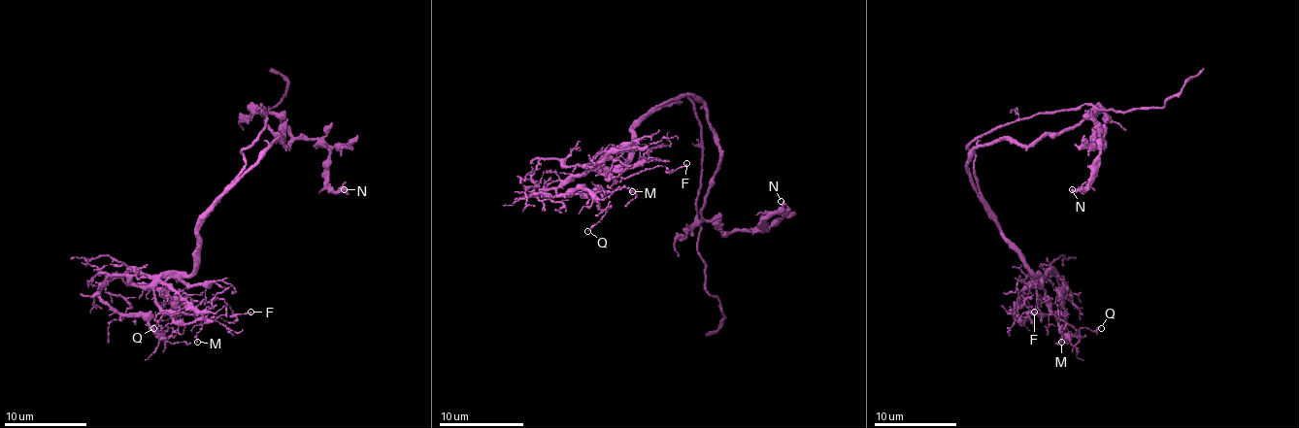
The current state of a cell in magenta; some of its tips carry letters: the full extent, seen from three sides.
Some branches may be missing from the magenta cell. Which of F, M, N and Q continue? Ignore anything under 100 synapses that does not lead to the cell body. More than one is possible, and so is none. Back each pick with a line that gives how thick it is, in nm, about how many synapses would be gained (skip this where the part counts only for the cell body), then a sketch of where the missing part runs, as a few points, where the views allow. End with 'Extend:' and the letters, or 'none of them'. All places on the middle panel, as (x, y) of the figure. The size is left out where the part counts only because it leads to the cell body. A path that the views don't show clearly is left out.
Extend: none of them

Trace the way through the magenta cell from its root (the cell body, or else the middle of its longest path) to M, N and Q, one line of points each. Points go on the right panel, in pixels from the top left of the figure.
M: (977, 195), (1032, 274), (1055, 272), (1063, 280), (1057, 307), (1065, 323), (1061, 342)
N: (977, 195), (966, 164), (977, 148), (1034, 144), (1088, 113), (1103, 129), (1098, 160), (1088, 185), (1072, 189)
Q: (977, 195), (1032, 274), (1053, 272), (1063, 284), (1059, 328), (1078, 338), (1082, 328), (1101, 328)

